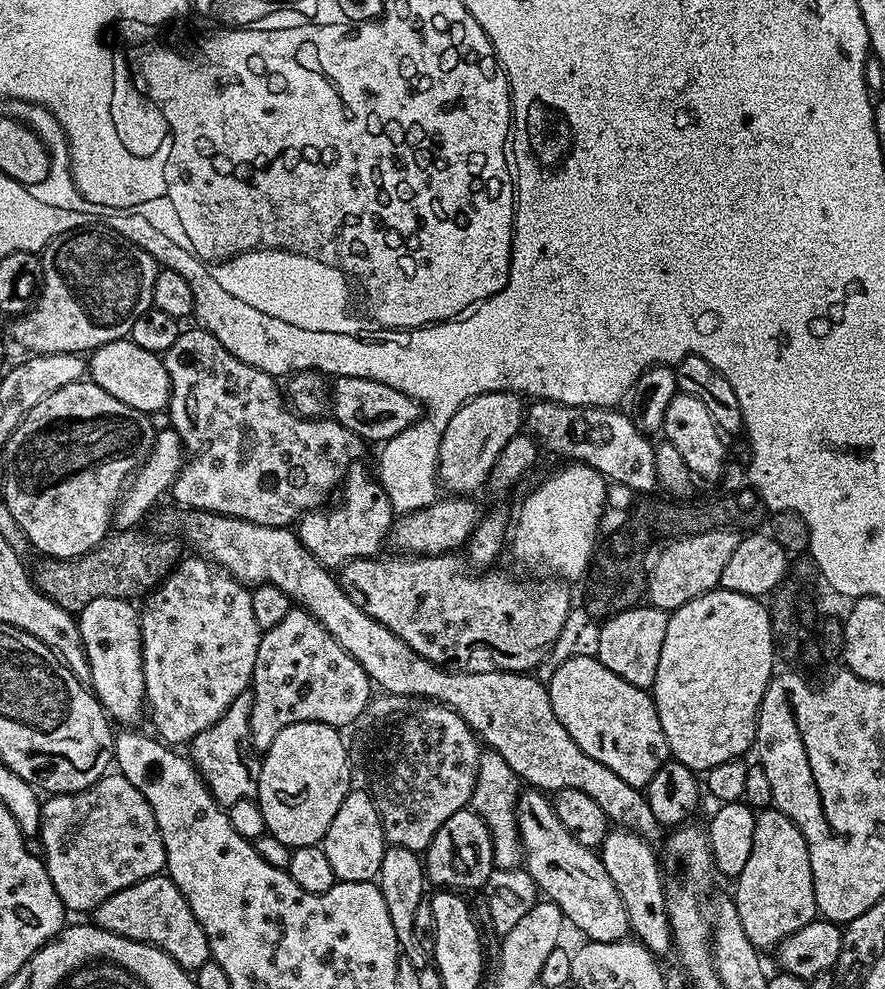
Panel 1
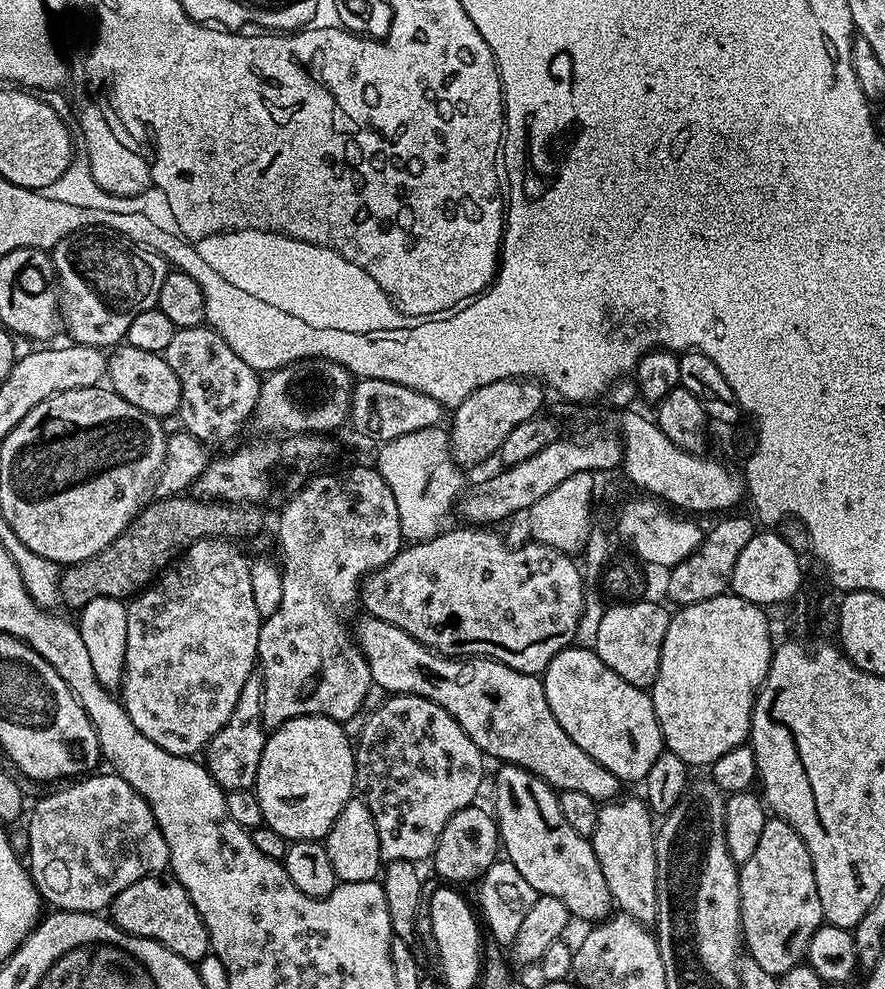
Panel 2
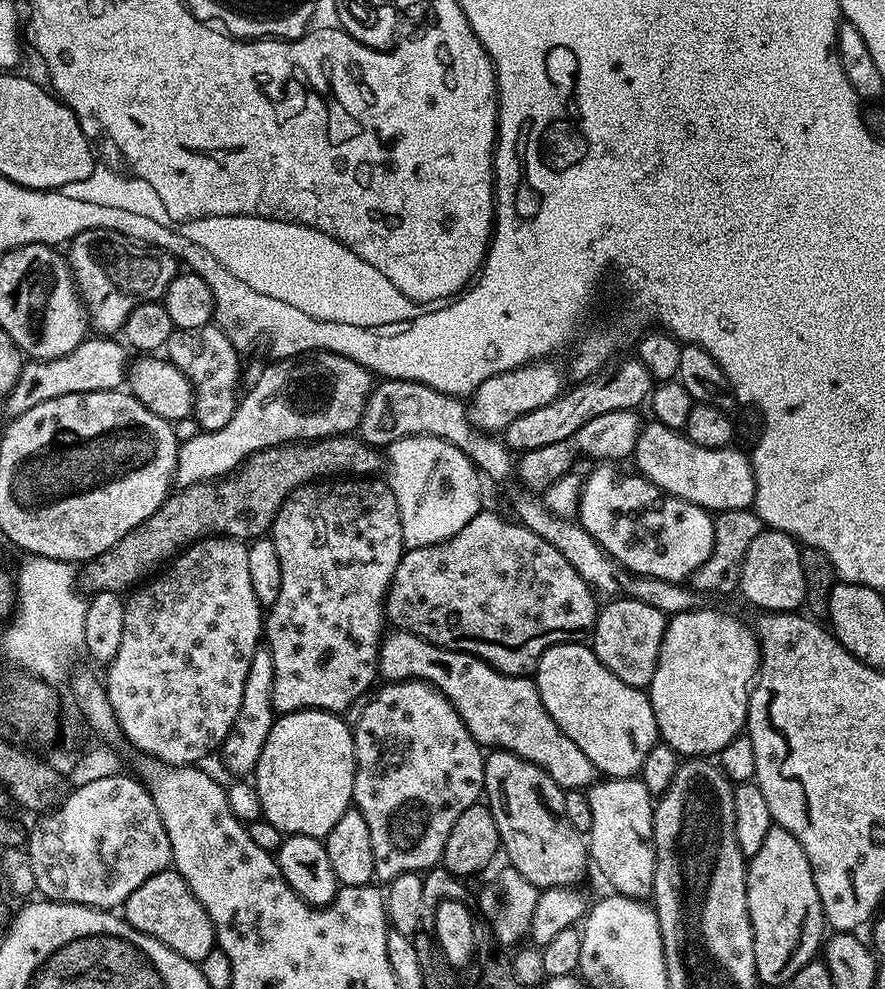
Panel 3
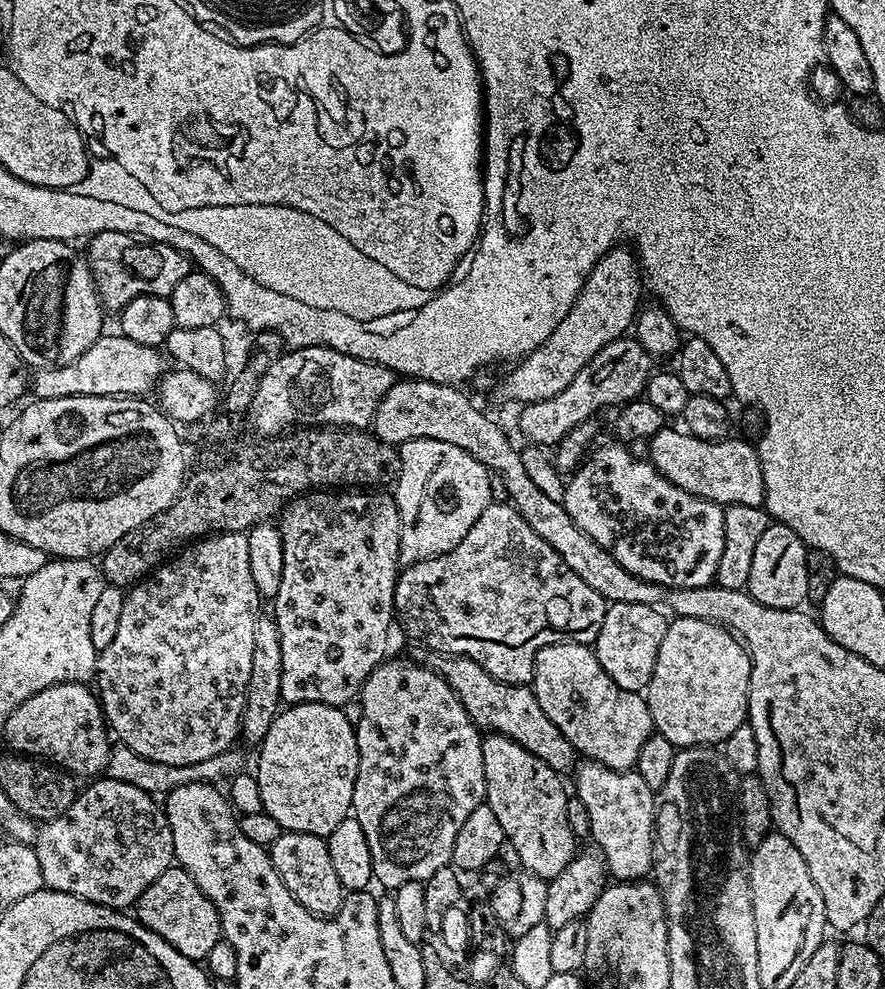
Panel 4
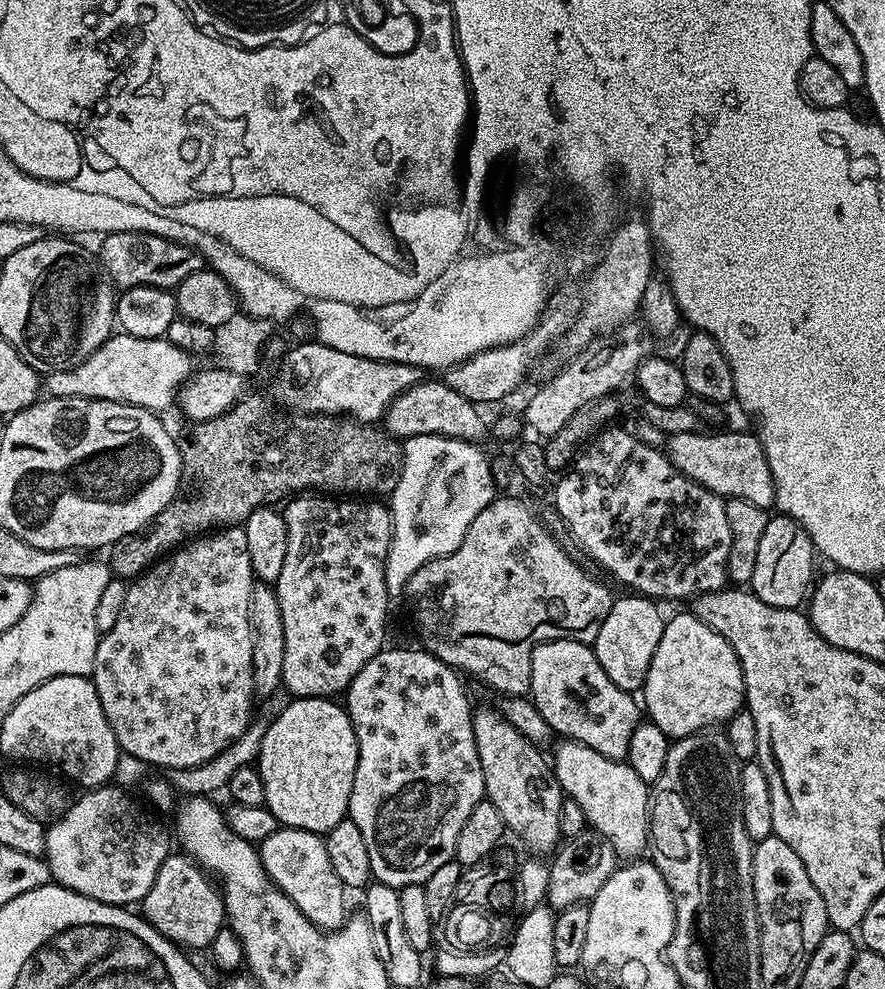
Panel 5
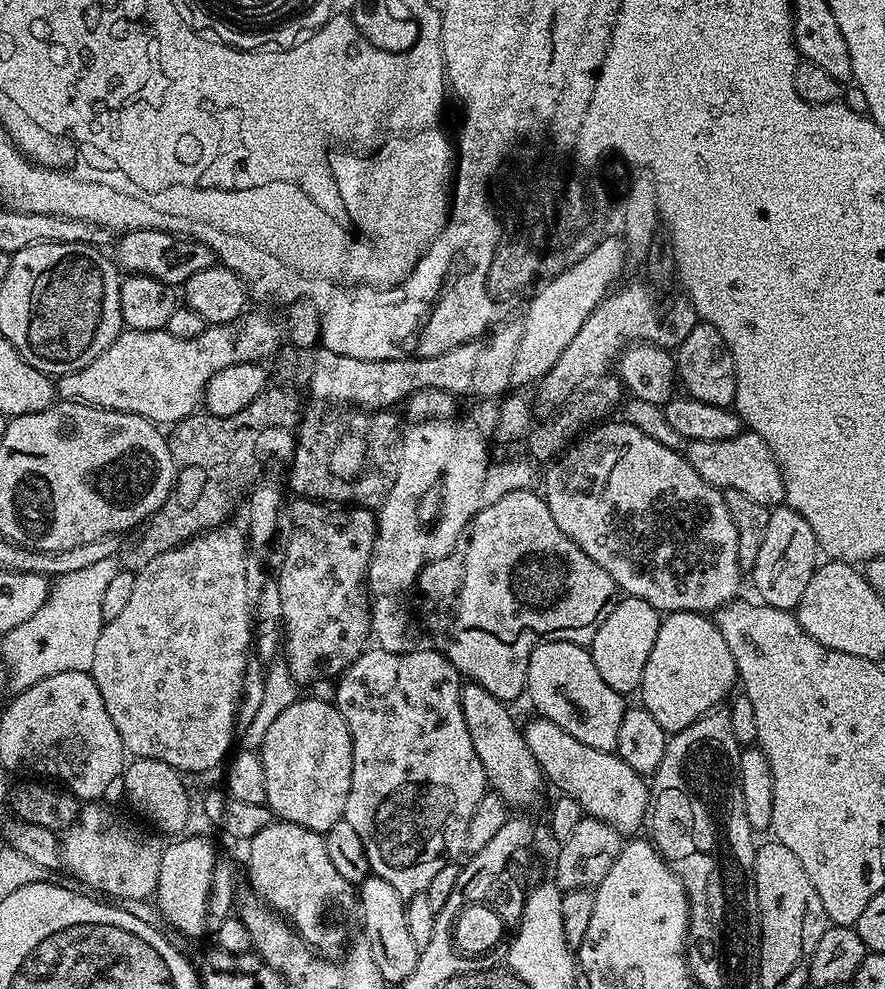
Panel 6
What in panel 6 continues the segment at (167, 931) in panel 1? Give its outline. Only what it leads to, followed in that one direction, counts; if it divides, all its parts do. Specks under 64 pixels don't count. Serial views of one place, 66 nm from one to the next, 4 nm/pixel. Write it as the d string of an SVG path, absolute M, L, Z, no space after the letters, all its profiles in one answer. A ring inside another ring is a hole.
M185 835L183 838L173 839L170 843L165 847L164 853L162 854L162 866L158 870L158 882L156 883L156 891L154 893L154 901L156 900L156 904L160 907L160 912L164 915L164 920L169 924L170 927L173 928L176 932L181 932L184 936L208 936L211 937L218 930L218 926L222 926L222 922L226 922L226 918L228 916L233 915L234 912L234 904L232 908L232 868L228 865L228 860L223 856L222 853L216 852L216 848L211 844L210 841L207 840L204 836L188 836Z

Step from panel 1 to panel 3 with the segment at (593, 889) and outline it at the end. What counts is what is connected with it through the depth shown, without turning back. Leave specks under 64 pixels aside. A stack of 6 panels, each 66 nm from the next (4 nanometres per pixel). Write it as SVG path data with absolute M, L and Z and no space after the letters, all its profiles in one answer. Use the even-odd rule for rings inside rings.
M493 749L485 755L484 789L486 803L498 828L501 849L509 859L507 861L511 868L539 890L567 888L581 883L579 880L583 878L584 871L590 868L588 846L585 837L566 814L565 789L560 788L544 768L513 752Z

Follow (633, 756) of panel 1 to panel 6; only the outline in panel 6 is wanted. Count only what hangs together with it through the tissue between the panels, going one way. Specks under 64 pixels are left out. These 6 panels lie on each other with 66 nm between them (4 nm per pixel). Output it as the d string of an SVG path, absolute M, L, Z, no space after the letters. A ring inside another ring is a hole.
M545 640L530 654L528 663L527 699L532 699L532 704L539 715L546 717L554 726L566 730L570 738L578 742L586 742L586 746L594 746L594 750L611 752L618 742L618 726L622 726L622 718L626 707L625 697L606 686L602 674L598 674L598 666L594 666L591 651L583 644L571 644L565 640Z

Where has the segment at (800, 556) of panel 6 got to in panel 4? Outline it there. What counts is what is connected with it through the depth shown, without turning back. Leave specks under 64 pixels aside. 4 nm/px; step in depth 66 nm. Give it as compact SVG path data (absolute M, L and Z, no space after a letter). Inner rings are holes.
M772 522L758 538L754 549L753 565L750 566L747 592L760 605L774 609L800 608L810 590L808 578L808 547L798 534L785 524Z

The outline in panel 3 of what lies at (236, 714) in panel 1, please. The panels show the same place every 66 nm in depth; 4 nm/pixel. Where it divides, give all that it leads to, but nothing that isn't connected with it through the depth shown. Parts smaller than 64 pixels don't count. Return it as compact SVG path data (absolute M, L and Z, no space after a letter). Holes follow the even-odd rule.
M258 646L254 650L254 658L250 658L250 674L246 674L246 687L242 690L242 706L238 706L238 718L234 718L234 726L230 734L226 734L222 745L224 764L236 775L233 777L248 778L255 773L262 746L266 746L272 722L278 715L272 707L273 694L274 658L267 646Z

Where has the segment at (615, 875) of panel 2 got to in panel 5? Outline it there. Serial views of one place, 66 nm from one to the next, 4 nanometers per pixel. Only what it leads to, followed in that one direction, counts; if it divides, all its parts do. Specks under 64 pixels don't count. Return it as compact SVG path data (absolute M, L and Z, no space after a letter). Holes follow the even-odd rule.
M567 738L559 741L556 753L551 753L552 774L560 783L565 797L578 806L588 820L588 828L607 840L620 858L640 858L650 844L648 834L648 809L650 786L624 760L611 760L598 750Z

